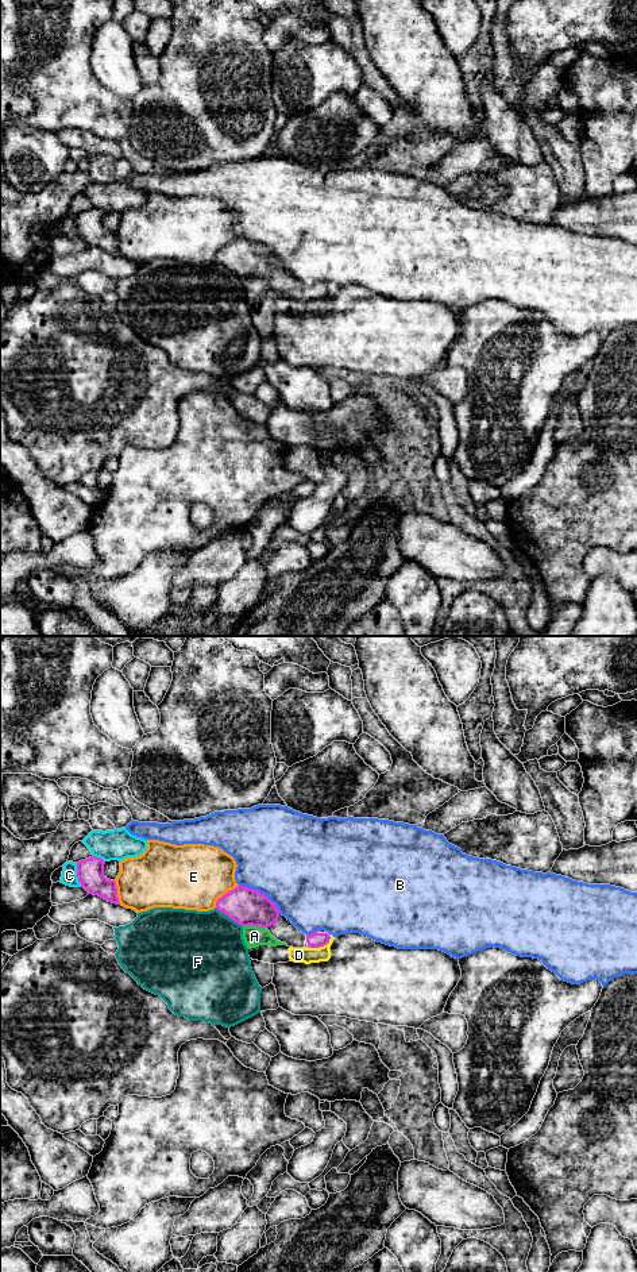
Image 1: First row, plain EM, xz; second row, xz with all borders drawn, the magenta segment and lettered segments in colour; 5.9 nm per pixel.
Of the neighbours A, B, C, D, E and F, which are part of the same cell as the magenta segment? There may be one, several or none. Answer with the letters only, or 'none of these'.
none of these

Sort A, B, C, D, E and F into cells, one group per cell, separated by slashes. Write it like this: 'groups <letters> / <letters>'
groups A D / B / C / E / F

